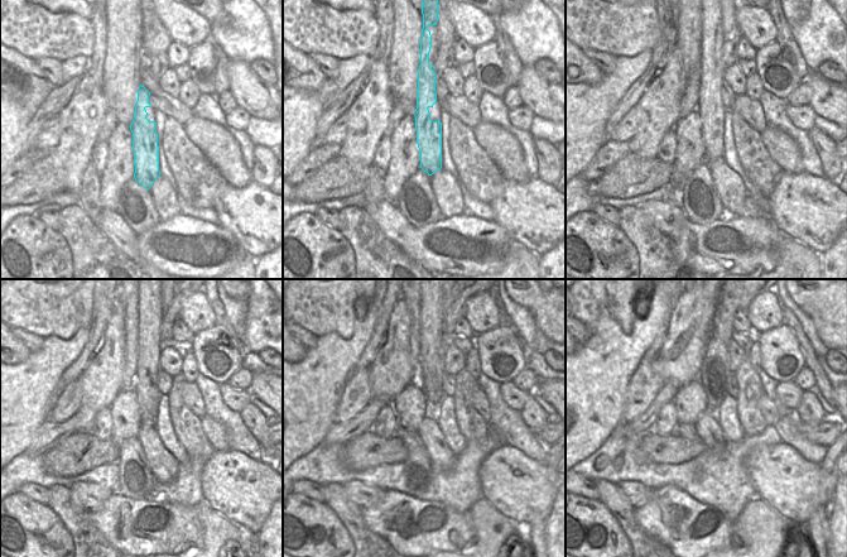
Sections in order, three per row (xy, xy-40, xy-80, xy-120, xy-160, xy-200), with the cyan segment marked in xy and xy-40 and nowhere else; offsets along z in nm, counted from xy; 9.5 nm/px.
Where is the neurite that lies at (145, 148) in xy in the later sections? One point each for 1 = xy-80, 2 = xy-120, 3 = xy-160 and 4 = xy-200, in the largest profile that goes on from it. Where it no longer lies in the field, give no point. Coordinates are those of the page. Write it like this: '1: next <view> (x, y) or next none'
1: next xy-80 (710, 92)
2: next xy-120 (145, 374)
3: next xy-160 (427, 354)
4: next xy-200 (727, 305)

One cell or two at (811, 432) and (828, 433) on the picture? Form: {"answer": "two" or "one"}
{"answer": "one"}

